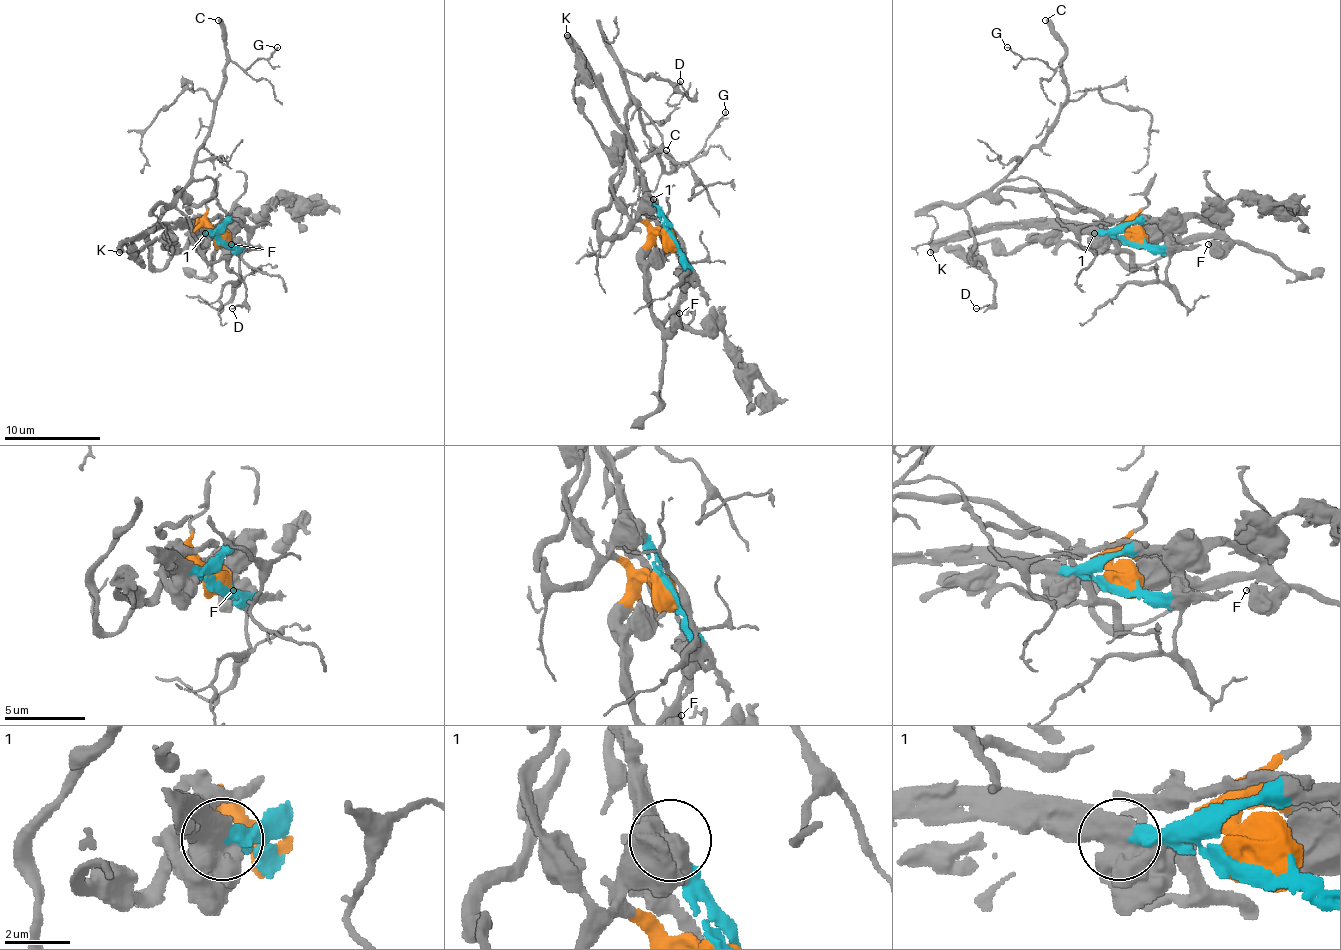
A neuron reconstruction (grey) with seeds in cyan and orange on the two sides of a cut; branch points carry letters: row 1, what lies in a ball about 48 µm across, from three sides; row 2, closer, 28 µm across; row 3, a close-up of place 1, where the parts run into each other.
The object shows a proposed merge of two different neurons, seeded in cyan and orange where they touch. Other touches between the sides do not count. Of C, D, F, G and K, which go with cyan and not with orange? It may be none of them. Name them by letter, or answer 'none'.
K

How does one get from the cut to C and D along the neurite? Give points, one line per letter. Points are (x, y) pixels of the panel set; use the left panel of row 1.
C: (225, 241), (201, 226), (160, 269), (150, 262), (148, 231), (186, 185), (220, 97), (227, 49), (217, 20)
D: (225, 241), (201, 226), (160, 269), (148, 231), (179, 188), (198, 250), (246, 288), (232, 308)

